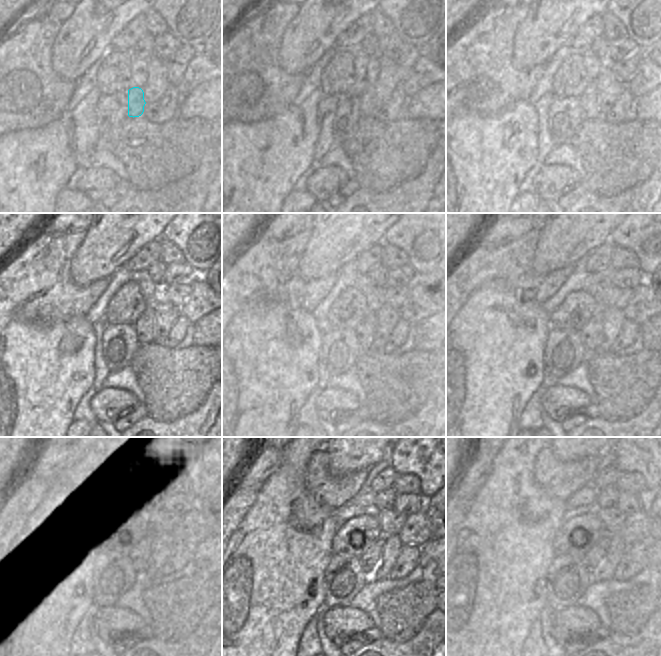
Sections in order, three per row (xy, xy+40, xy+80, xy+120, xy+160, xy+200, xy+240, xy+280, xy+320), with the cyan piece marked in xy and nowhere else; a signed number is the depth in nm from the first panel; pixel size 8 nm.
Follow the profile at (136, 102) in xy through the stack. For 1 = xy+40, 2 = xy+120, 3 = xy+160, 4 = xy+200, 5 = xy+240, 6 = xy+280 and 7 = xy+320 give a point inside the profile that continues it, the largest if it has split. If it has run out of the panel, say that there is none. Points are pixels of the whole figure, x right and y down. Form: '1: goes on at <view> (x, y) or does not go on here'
1: goes on at xy+40 (368, 102)
2: goes on at xy+120 (144, 327)
3: goes on at xy+160 (366, 331)
4: goes on at xy+200 (591, 333)
5: goes on at xy+240 (141, 558)
6: goes on at xy+280 (368, 561)
7: goes on at xy+320 (594, 559)

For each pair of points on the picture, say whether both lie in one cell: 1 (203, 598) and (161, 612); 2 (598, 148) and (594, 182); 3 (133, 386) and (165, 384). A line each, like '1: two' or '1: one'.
1: one
2: one
3: two

